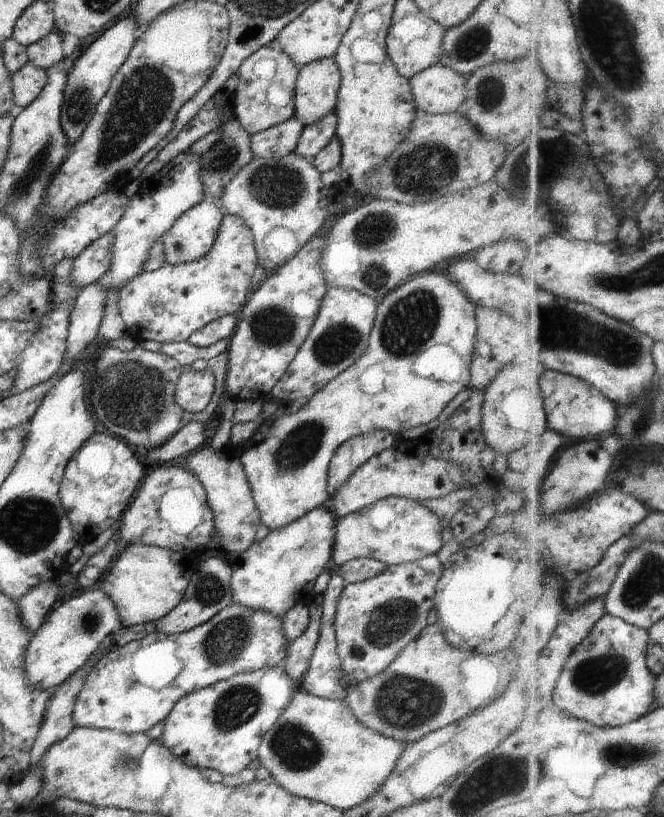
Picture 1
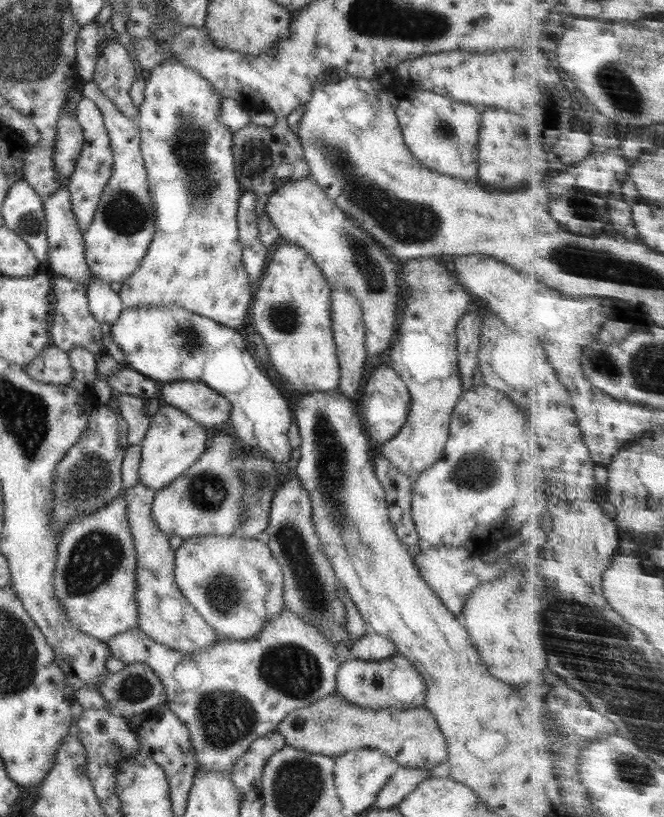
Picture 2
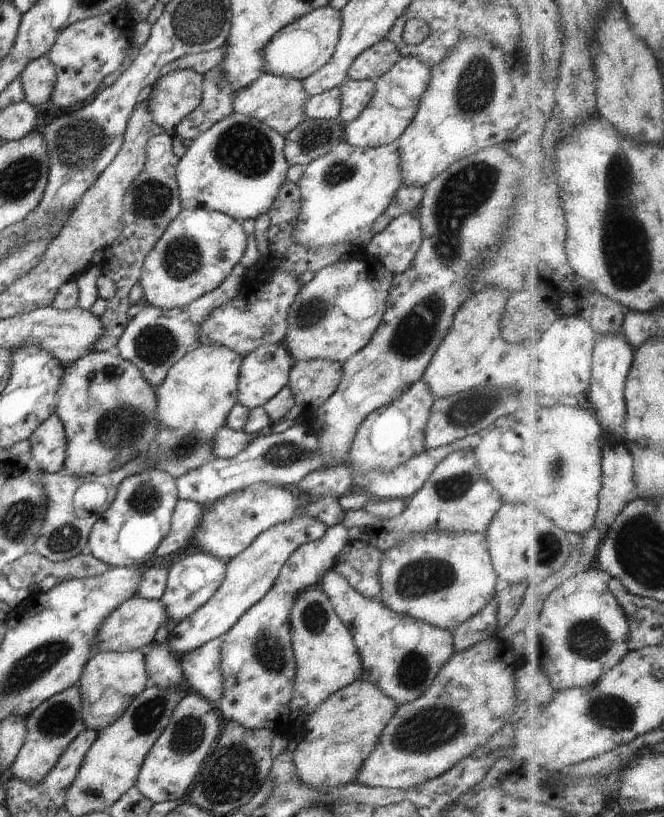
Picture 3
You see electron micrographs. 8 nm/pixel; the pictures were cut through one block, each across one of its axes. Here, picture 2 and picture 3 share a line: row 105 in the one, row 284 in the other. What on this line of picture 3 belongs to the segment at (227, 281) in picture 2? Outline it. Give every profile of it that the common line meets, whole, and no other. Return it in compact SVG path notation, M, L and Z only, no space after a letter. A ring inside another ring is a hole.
M206 208L180 209L143 260L138 283L143 303L162 309L183 308L217 288L243 256L246 238L240 222Z

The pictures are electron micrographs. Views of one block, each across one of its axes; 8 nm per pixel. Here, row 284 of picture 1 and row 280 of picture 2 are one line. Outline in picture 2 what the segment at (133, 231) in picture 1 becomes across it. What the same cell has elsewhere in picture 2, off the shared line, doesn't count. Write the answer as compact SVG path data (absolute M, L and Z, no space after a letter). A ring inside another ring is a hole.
M91 80L83 84L81 91L101 113L112 154L110 177L100 194L92 221L82 234L85 262L90 276L108 285L122 283L140 266L154 231L155 210L147 190L138 125L135 120L123 116Z

